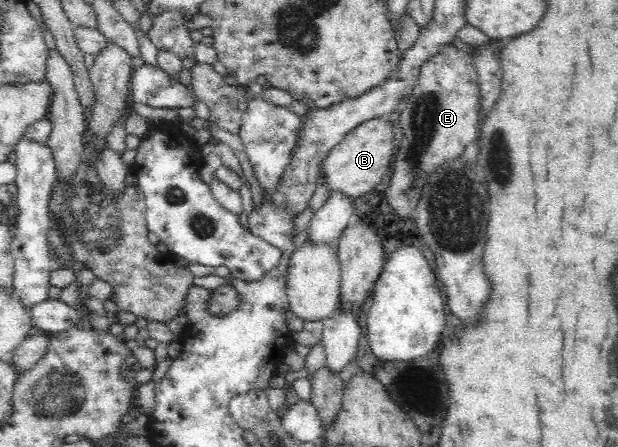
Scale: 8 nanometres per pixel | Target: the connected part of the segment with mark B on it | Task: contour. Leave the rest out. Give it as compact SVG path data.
M387 117L364 121L353 128L348 134L324 157L319 176L322 178L326 192L339 192L350 199L370 192L382 180L388 163L396 148L397 130L394 120Z

